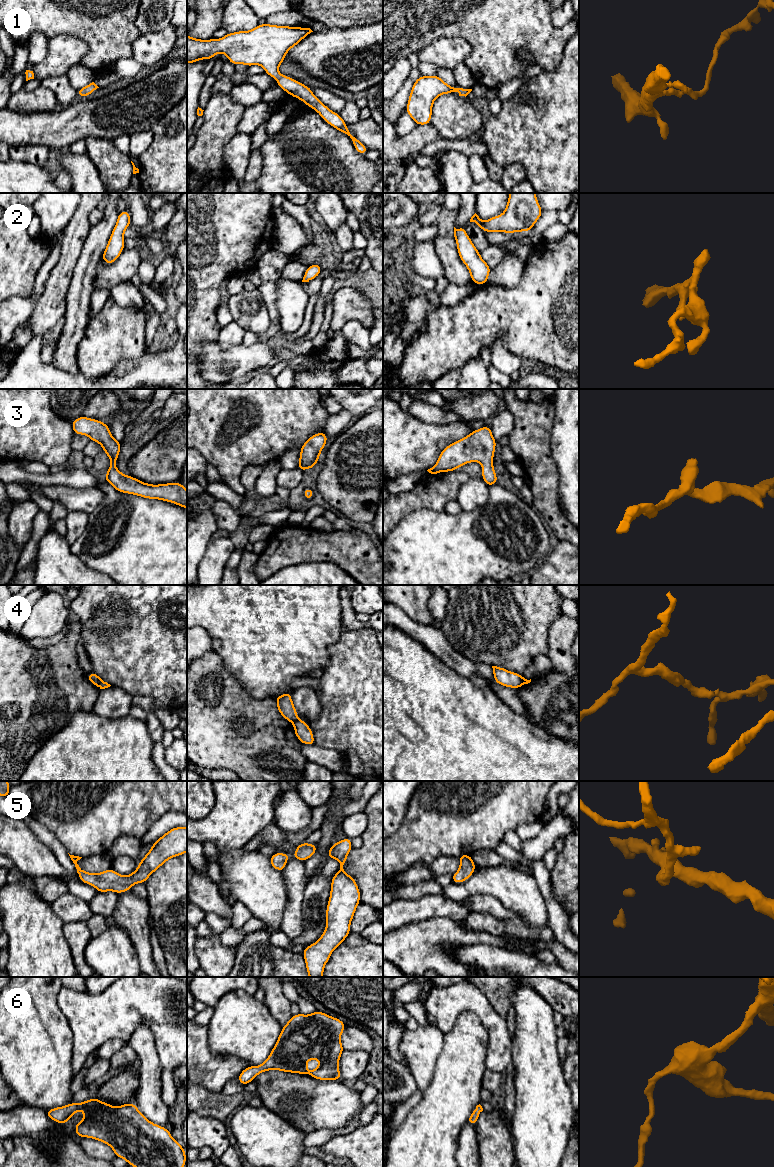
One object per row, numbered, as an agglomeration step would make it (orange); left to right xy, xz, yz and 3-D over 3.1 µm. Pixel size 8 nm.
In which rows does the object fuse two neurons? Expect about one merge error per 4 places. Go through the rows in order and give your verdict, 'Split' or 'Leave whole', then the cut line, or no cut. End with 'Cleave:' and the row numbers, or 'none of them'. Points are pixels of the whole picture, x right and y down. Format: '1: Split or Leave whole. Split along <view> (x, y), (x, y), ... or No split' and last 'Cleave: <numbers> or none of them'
1: Leave whole. No split
2: Leave whole. No split
3: Leave whole. No split
4: Split. Split along xy (102, 680), (97, 686)
5: Leave whole. No split
6: Leave whole. No split
Cleave: 4

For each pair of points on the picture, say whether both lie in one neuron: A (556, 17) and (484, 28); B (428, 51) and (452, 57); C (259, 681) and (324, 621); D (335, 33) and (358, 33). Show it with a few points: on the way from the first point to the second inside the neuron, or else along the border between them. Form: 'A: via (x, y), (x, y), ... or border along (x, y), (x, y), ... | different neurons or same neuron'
A: border along (551, 10), (555, 27), (568, 22) | different neurons
B: via (434, 52), (446, 52) | same neuron
C: via (275, 665), (308, 632) | same neuron
D: via (341, 34), (352, 34) | same neuron

